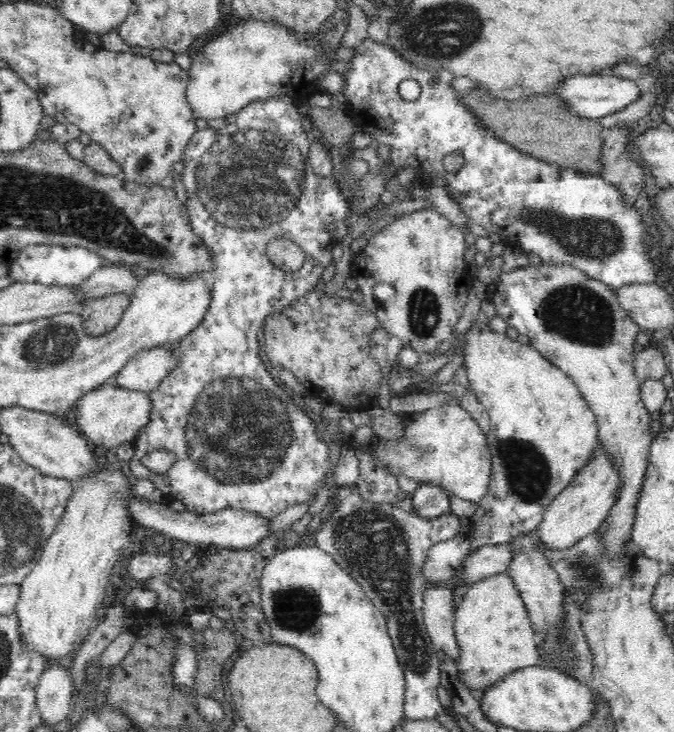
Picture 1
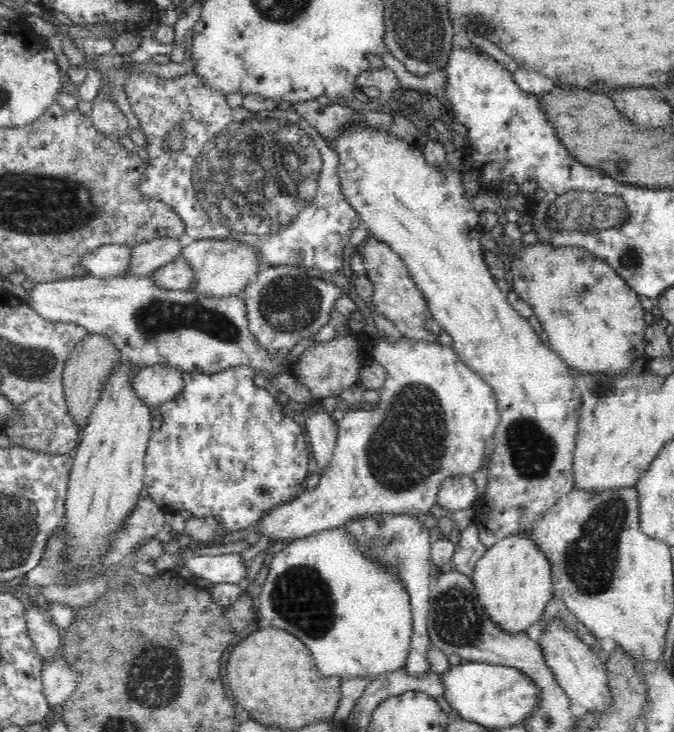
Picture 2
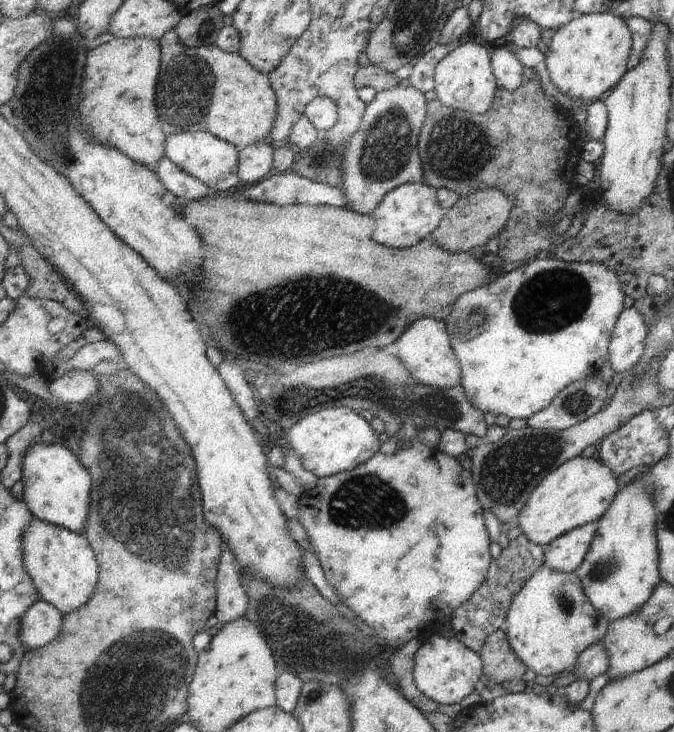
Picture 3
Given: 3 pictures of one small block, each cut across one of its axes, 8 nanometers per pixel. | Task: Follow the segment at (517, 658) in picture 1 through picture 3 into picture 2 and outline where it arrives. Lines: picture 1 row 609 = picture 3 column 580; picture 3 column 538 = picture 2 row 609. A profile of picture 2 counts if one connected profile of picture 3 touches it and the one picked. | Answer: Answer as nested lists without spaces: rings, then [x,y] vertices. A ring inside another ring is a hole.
[[[532,531],[498,540],[476,563],[472,583],[483,610],[502,630],[526,632],[540,620],[554,594],[551,566],[546,555],[529,537]]]

